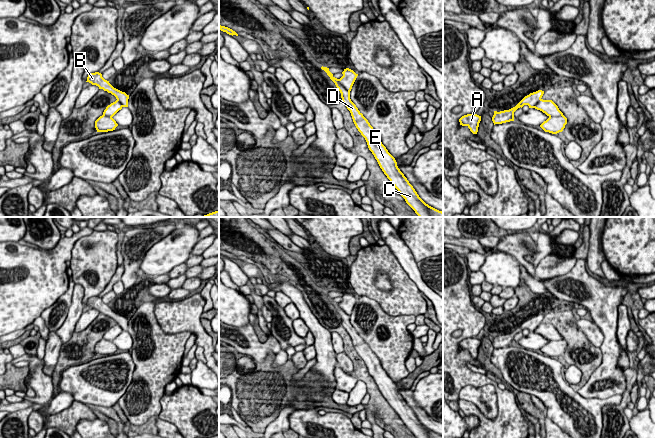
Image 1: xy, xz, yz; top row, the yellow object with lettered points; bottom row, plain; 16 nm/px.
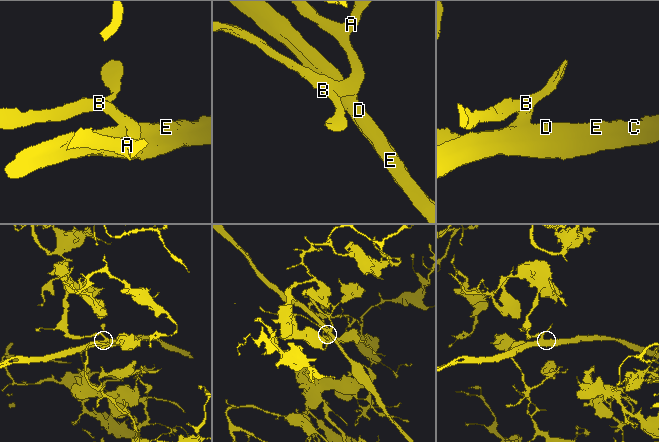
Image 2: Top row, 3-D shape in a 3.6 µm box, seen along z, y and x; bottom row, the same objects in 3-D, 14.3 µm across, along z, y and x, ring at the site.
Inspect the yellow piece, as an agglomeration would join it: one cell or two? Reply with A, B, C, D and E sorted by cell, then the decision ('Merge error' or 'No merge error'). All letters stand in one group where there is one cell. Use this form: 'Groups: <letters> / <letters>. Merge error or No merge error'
Groups: A B C D E. No merge error

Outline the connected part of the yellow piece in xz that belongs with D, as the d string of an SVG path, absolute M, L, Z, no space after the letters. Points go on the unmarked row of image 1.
M322 290L321 293L324 294L335 307L341 317L342 326L350 335L353 346L361 359L365 362L369 374L374 379L384 398L405 423L406 427L415 435L416 438L443 438L442 435L429 430L419 421L413 410L398 392L395 382L382 368L377 356L358 334L356 329L351 325L350 315L358 298L353 294L346 292L342 296L343 300L340 303L337 303L329 295L329 292Z

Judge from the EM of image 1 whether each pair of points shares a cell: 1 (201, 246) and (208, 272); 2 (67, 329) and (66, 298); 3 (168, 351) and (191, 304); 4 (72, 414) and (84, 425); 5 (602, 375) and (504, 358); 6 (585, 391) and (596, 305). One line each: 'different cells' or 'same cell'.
1: different cells
2: different cells
3: different cells
4: different cells
5: different cells
6: same cell

